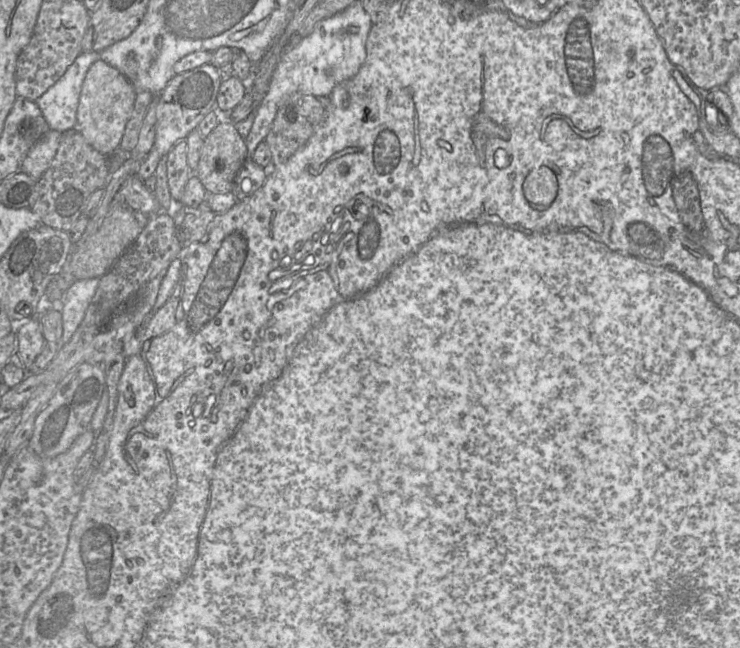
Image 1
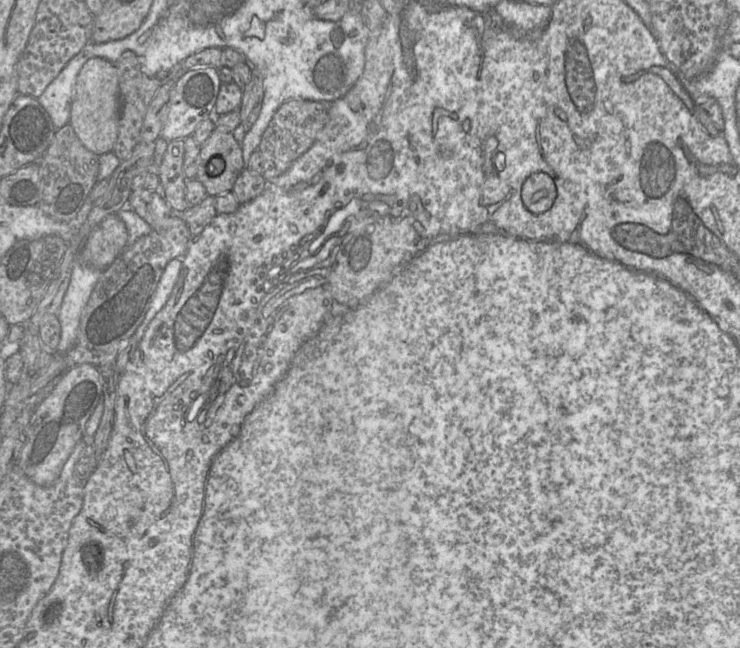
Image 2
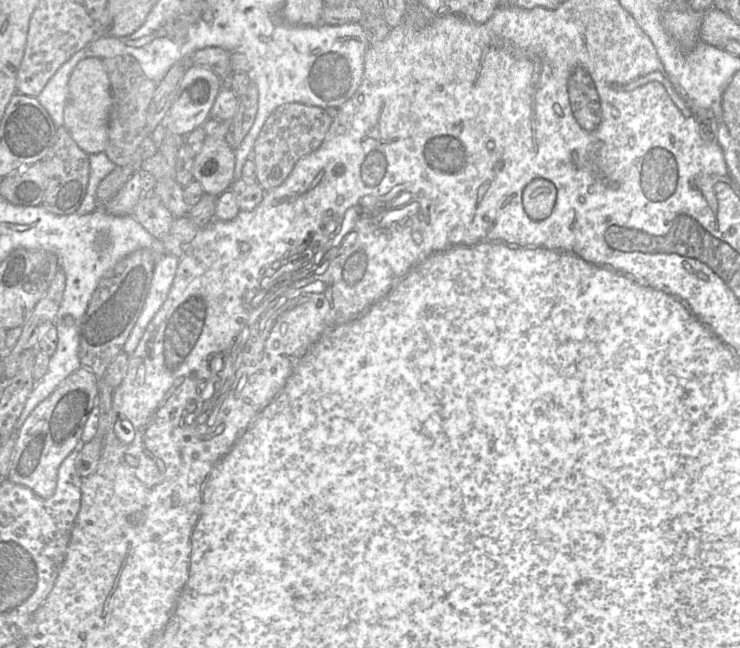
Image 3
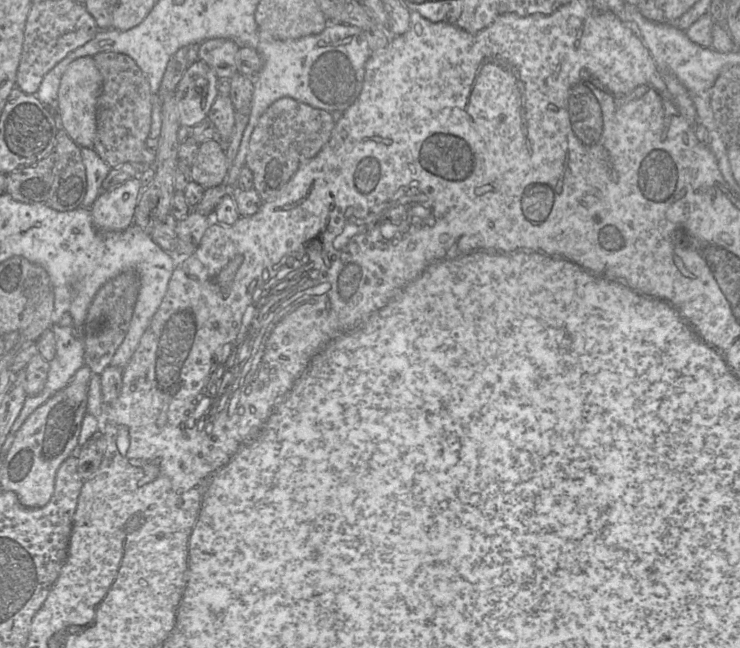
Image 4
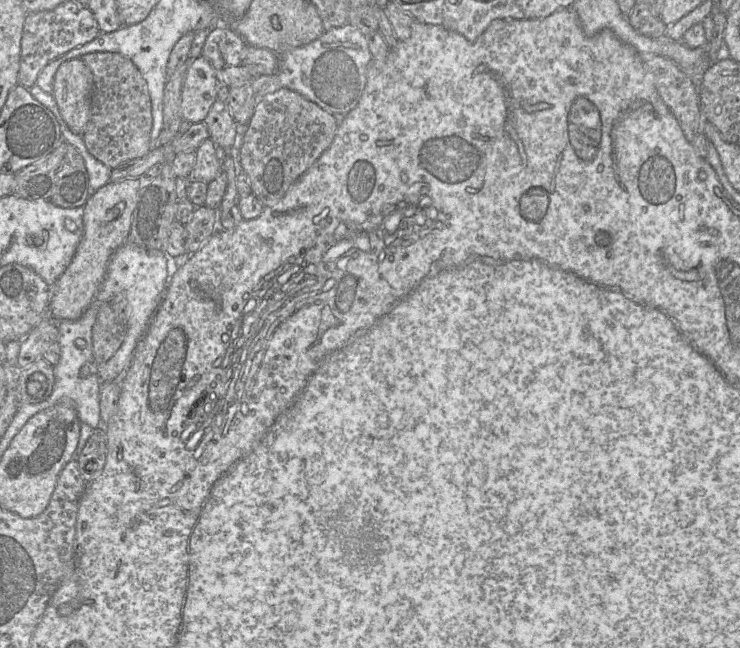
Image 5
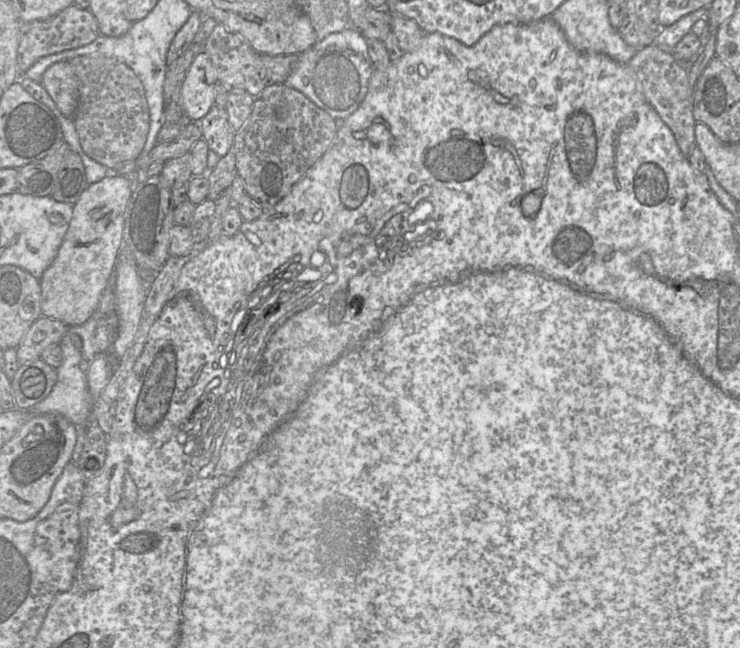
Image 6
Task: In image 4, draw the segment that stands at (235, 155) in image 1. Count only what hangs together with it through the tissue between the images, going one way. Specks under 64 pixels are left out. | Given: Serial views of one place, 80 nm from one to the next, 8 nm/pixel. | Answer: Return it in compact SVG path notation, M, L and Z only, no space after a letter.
M206 140L199 144L197 156L191 166L192 181L204 189L224 184L230 166L220 143Z

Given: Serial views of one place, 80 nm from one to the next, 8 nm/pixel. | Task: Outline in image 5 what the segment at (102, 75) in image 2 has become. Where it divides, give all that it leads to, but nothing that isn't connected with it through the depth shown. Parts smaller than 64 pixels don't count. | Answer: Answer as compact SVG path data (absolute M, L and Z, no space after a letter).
M80 58L62 63L55 73L52 95L67 126L79 135L89 118L92 87L92 72Z

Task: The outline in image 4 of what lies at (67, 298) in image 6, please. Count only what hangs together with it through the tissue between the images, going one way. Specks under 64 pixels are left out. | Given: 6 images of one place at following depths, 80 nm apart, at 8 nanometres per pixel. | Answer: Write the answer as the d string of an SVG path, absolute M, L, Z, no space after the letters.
M138 177L127 180L110 191L103 191L90 208L94 225L102 231L124 231L133 224L134 211L142 186Z

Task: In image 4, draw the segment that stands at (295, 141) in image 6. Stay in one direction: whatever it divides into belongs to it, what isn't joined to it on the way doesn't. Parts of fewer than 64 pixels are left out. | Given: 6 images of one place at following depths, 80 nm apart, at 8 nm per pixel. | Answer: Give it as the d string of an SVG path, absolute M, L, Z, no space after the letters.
M282 97L266 109L252 132L245 158L245 166L253 175L253 188L263 202L275 197L299 167L325 146L335 124L328 111L291 97Z

